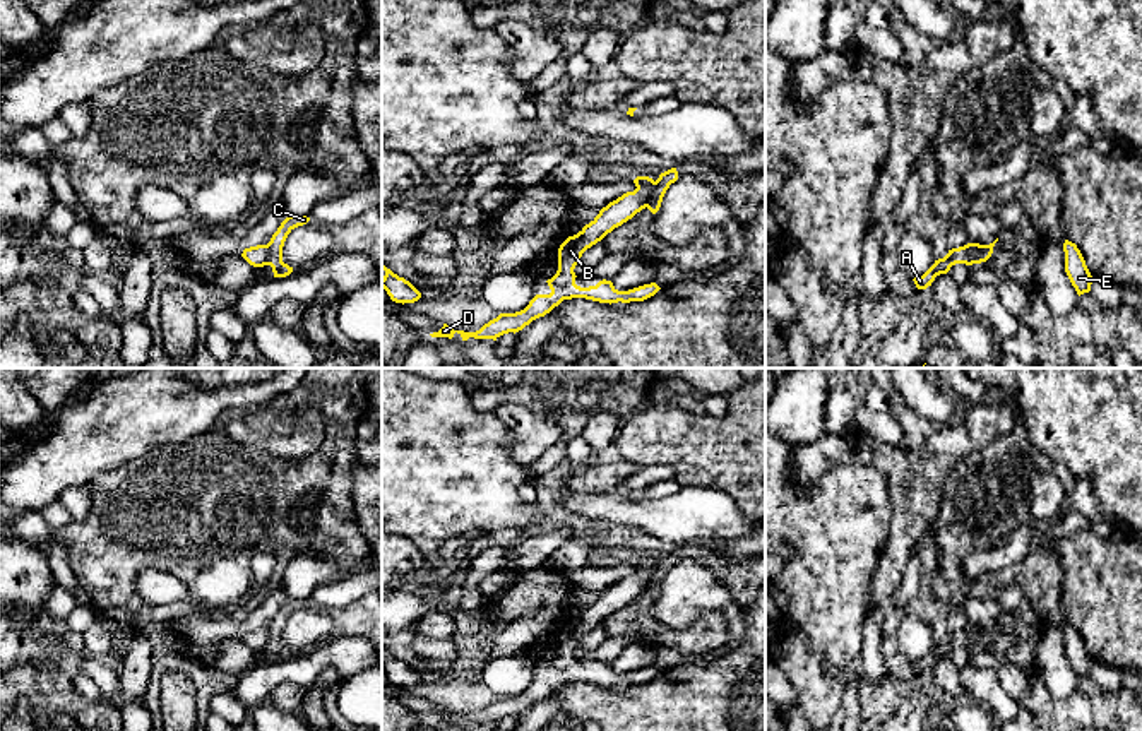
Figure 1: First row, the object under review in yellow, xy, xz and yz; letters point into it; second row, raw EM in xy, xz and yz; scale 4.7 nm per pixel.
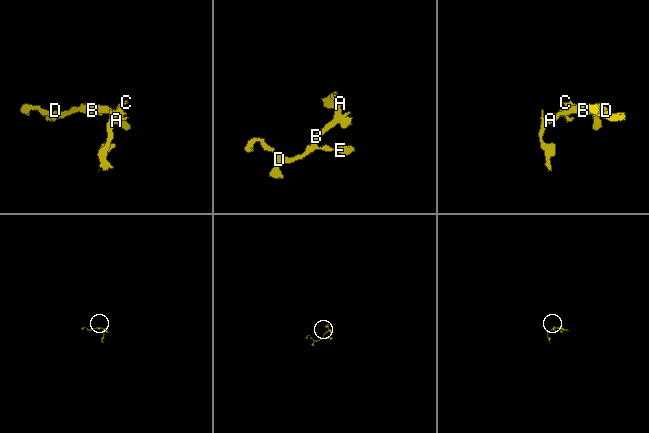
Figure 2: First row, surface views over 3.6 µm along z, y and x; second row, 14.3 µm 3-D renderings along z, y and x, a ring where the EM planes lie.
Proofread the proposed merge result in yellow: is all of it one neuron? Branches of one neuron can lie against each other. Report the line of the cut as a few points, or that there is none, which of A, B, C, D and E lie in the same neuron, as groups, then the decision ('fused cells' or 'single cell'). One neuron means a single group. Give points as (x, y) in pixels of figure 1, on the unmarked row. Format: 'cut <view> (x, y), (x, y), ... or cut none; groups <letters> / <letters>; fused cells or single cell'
cut xz (654, 565), (646, 589); groups A B D E / C; fused cells

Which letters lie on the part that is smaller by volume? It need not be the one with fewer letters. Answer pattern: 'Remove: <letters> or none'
Remove: C

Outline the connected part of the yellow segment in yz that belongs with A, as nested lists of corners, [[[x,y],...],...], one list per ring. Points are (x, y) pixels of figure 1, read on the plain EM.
[[[969,628],[952,632],[943,642],[935,644],[935,647],[923,659],[914,661],[913,664],[918,673],[926,673],[931,669],[937,659],[947,657],[955,647],[969,649],[972,640],[974,635]]]

